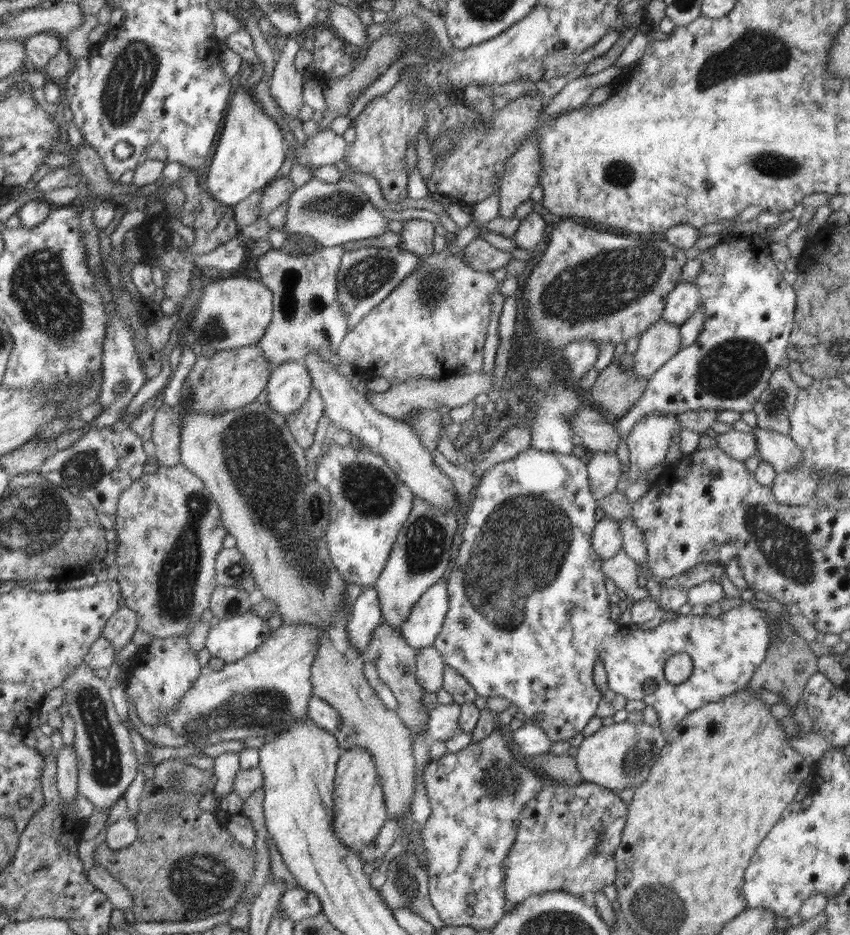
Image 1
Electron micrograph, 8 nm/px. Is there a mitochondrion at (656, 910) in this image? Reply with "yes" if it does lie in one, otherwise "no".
yes

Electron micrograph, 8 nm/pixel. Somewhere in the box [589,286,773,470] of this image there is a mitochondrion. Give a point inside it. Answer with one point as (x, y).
(730, 370)

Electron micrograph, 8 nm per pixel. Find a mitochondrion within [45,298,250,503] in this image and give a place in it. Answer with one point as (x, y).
(82, 471)

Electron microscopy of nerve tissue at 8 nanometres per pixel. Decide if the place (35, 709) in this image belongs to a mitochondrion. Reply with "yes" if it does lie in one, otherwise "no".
no

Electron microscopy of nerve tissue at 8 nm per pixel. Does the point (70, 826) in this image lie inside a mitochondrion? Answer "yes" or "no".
yes

